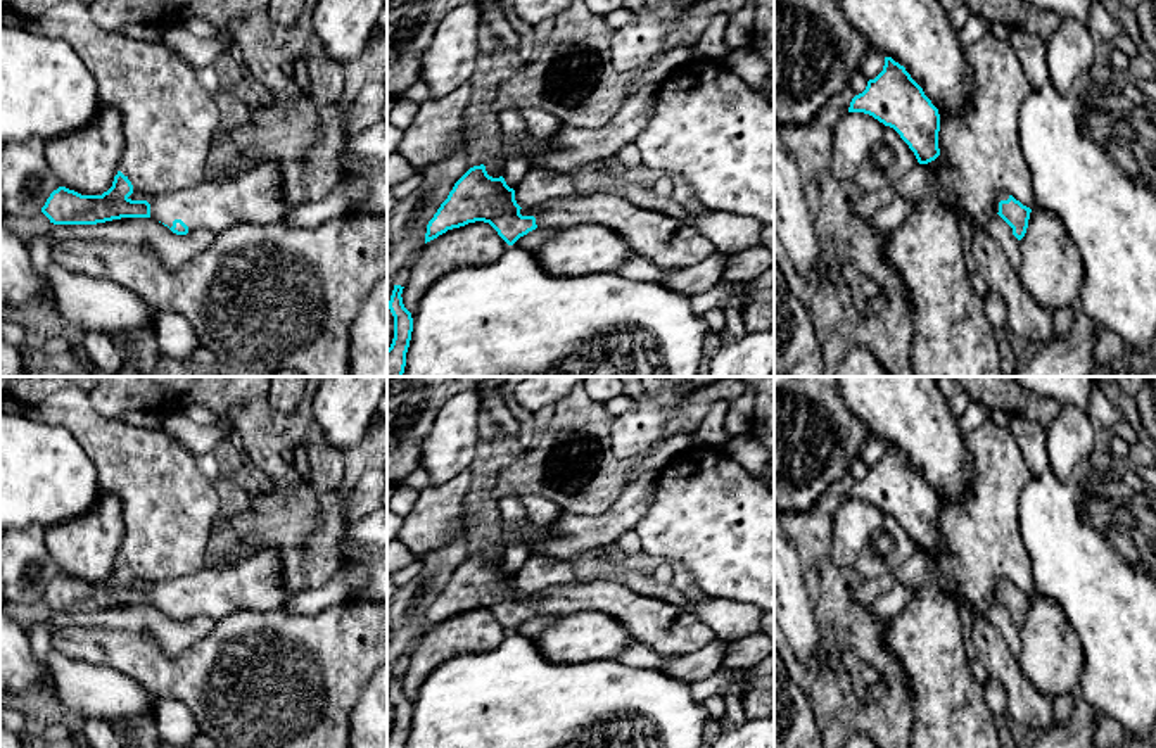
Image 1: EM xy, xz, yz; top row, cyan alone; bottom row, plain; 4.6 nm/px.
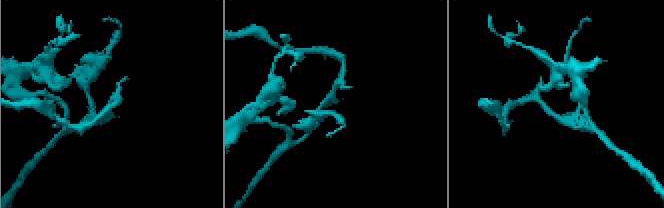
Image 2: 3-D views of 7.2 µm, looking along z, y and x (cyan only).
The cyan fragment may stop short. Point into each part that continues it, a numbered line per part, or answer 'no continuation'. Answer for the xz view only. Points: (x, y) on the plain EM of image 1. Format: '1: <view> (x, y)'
1: xz (667, 629)

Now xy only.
1: xy (254, 583)

